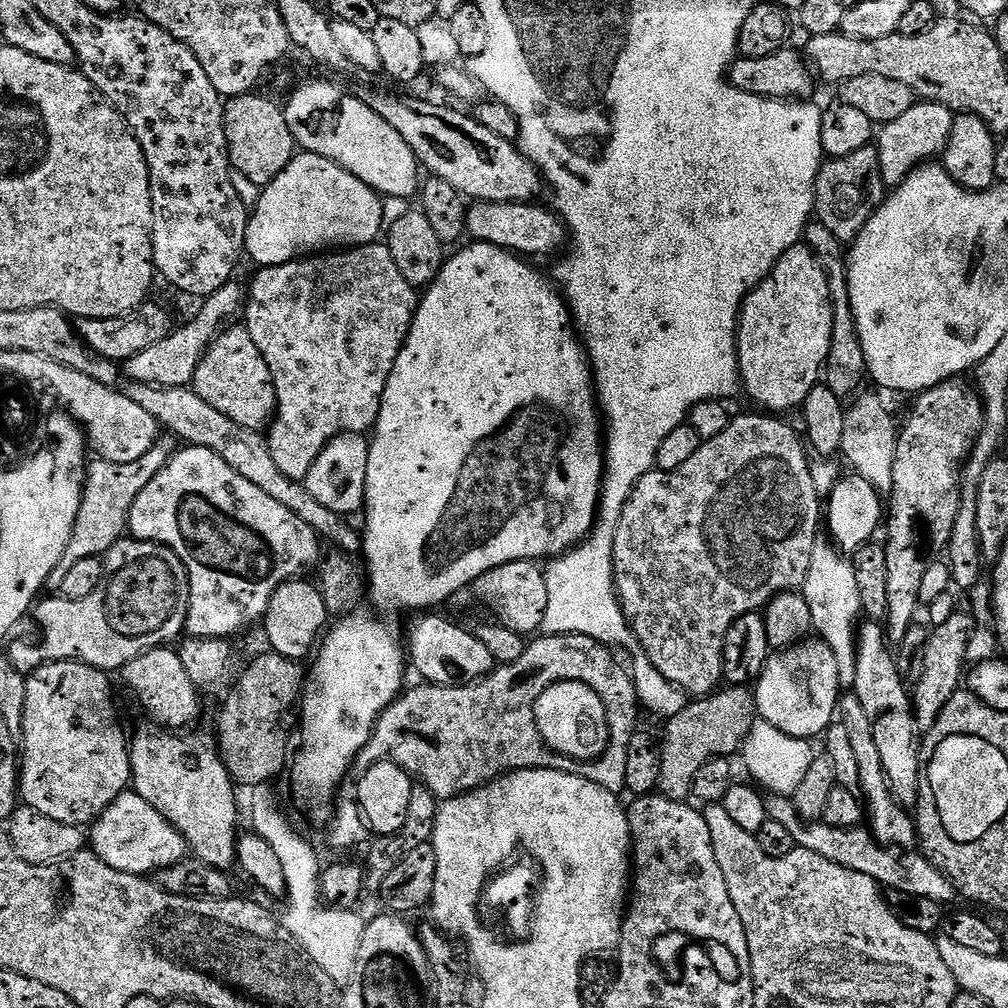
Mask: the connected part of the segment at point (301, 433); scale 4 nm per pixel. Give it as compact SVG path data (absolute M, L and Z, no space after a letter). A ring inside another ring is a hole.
M384 242L364 244L360 248L336 250L331 254L313 254L307 258L291 260L278 266L260 268L257 273L256 281L252 284L252 292L250 288L250 295L246 300L246 308L247 311L248 308L252 311L250 331L254 338L254 346L258 346L258 350L262 350L262 358L266 358L266 366L276 384L276 415L267 429L266 443L270 455L278 465L278 470L282 470L282 474L286 474L286 478L303 482L308 476L310 466L314 466L318 454L322 454L324 447L335 436L341 436L343 432L364 434L375 429L376 419L380 417L380 403L382 394L386 390L386 382L394 370L394 362L398 358L398 354L404 348L412 319L416 313L418 292L410 282L406 282L406 278L402 278L402 270L398 270L387 243Z

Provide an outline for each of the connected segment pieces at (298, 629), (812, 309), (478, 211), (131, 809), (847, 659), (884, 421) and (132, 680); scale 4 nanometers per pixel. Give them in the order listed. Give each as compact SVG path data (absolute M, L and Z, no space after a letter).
M308 578L288 580L282 586L278 586L278 590L274 590L270 598L262 621L264 636L268 639L267 647L273 652L282 654L287 660L304 662L306 659L307 661L321 643L330 624L330 613L326 602L322 598L319 587L313 581L311 584L310 581L311 579Z
M807 243L796 244L790 250L786 250L786 254L782 254L782 258L778 258L778 262L772 268L772 273L758 287L753 288L748 293L748 297L745 298L744 304L740 307L740 322L736 329L736 353L740 367L740 383L742 392L745 392L760 407L757 409L768 414L788 414L784 412L790 411L791 408L799 409L806 402L806 394L810 394L810 390L814 390L814 386L821 383L822 369L827 365L830 354L830 338L832 337L833 326L834 318L832 317L832 299L830 298L828 275L824 273L820 259L812 252Z
M519 200L514 202L475 201L468 209L467 235L473 241L506 248L509 252L515 252L524 258L552 255L555 257L569 239L568 230L555 211L549 210L547 207L545 207L546 209L535 208L536 206L535 203Z
M134 790L114 798L114 802L110 802L110 806L106 806L106 810L91 825L90 848L97 858L106 862L106 866L143 877L174 866L189 855L188 844L180 831Z
M818 542L810 558L810 570L802 594L806 598L806 606L810 606L810 618L815 635L831 644L834 658L840 660L841 669L855 669L856 637L862 613L858 598L858 581L854 578L851 559L831 543Z
M867 390L861 391L847 405L844 417L846 430L842 430L842 446L840 452L848 459L848 464L855 475L869 480L877 492L891 493L894 486L894 454L898 450L900 429L898 420L888 413L888 408Z
M172 646L152 648L134 658L122 669L124 684L140 699L145 710L153 716L157 725L168 730L188 730L200 716L201 689L190 682L190 674L186 674L186 666L182 666L179 651Z

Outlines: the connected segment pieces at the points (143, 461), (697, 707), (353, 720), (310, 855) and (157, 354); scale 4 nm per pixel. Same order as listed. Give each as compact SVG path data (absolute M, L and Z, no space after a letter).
M161 439L145 456L138 458L138 462L122 462L119 464L118 462L106 462L105 460L96 458L93 459L93 464L91 461L87 465L84 477L84 493L78 506L78 518L74 522L74 530L70 534L70 542L66 546L64 557L60 560L60 566L59 568L55 568L50 574L47 583L49 589L60 589L62 578L66 578L66 570L70 570L70 566L74 566L74 562L82 562L82 558L103 557L105 552L109 552L122 539L128 527L130 510L134 506L138 494L142 494L142 490L146 490L146 486L156 477L158 470L165 468L174 455L174 447L172 448L173 441L171 439L168 439L168 441L167 439Z
M724 686L710 696L702 696L688 702L684 709L679 710L666 720L662 731L662 775L659 795L671 800L687 801L692 794L694 778L706 762L716 756L731 757L742 749L744 740L751 726L758 719L756 698L753 689L748 686Z
M341 615L337 619L340 621L337 624L335 621L327 629L311 661L312 672L310 668L310 675L307 677L306 687L302 693L304 721L300 724L300 753L297 756L295 753L290 764L290 773L292 772L293 794L302 803L308 804L312 812L322 811L328 803L331 805L337 799L336 787L343 782L344 775L348 771L353 771L356 758L367 746L378 718L406 688L406 683L404 684L406 652L402 647L402 640L396 637L396 632L390 625L383 624L372 616L356 615Z
M260 784L251 789L250 818L253 833L264 838L274 854L281 861L282 872L286 877L287 890L282 914L278 919L284 929L289 930L296 941L311 956L311 960L320 966L338 988L345 988L357 968L358 952L361 950L362 935L365 934L367 921L353 909L335 906L323 906L316 909L322 902L321 873L322 864L315 848L298 832L291 820L282 812L271 785Z
M236 282L222 286L213 296L203 301L204 309L185 328L177 327L169 336L162 338L158 346L150 346L150 350L142 350L142 354L134 354L134 358L126 362L127 379L138 384L154 384L162 388L189 387L212 341L220 335L222 326L235 321L232 319L239 314L240 308L242 312L245 300L245 289L243 292Z

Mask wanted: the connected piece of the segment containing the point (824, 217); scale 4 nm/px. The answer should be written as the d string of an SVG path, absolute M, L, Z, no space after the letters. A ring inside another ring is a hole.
M874 146L854 150L854 154L846 154L846 158L828 158L821 163L820 173L816 176L814 216L818 223L830 230L830 234L834 234L834 238L840 240L841 245L851 245L885 199L878 150Z

